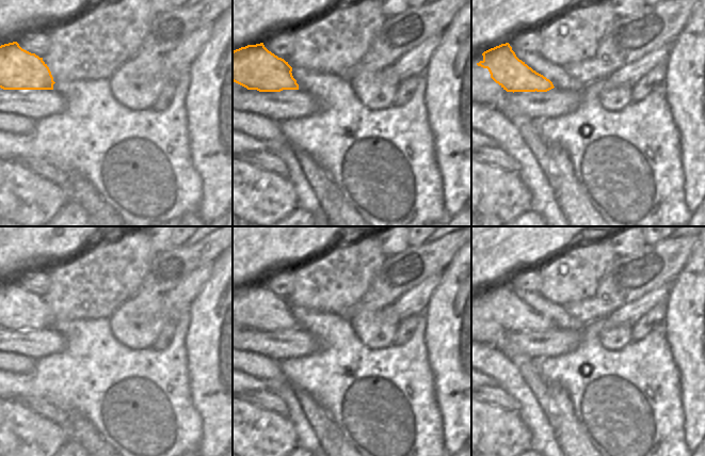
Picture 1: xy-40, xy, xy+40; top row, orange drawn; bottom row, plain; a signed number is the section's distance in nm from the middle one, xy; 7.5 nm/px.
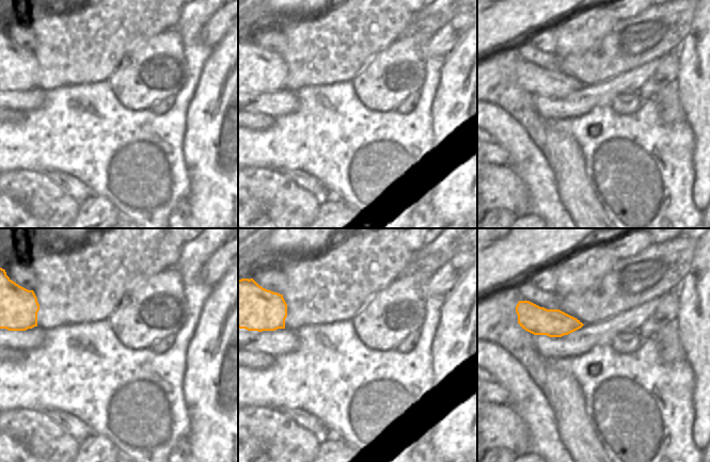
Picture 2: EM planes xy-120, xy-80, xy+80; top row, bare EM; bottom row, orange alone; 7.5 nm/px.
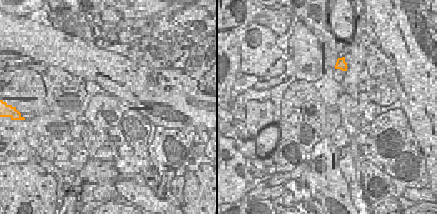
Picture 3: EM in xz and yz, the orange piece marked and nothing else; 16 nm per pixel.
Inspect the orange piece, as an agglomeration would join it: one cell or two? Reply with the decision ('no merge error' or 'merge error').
no merge error

